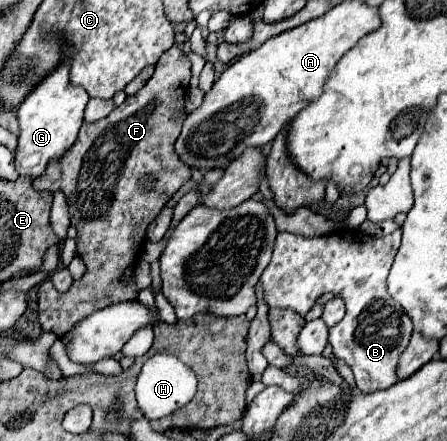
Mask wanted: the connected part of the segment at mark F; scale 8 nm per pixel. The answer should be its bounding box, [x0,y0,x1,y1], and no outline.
[33,45,191,335]

